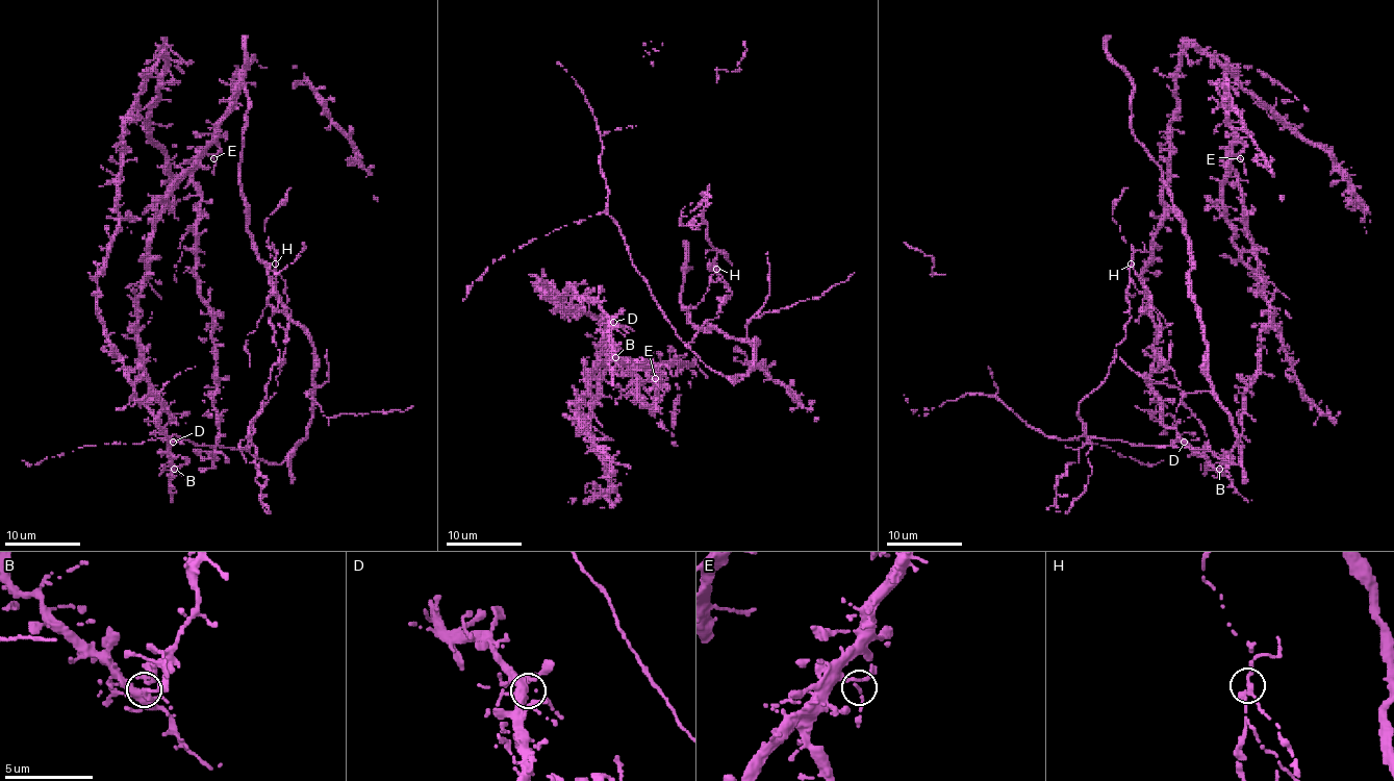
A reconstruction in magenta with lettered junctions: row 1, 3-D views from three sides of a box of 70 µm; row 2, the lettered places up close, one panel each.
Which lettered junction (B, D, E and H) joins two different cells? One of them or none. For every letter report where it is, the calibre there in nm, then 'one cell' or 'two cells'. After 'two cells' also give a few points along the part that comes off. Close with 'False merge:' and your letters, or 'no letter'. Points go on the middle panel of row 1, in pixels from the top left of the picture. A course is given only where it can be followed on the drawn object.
B: at (615, 357); 320 nm thick; one cell
D: at (613, 322); 360 nm thick; one cell
E: at (655, 378); 140 nm thick; one cell
H: at (716, 269); 170 nm thick; two cells; foreign part runs (716, 269), (709, 265), (720, 252), (702, 217), (681, 224), (707, 196), (702, 194), (711, 197)
False merge: H

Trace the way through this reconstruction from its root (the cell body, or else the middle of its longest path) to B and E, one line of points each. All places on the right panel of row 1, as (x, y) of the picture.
B: (1184, 439), (1219, 469)
E: (1184, 439), (1219, 469), (1242, 432), (1268, 322), (1231, 166), (1233, 154), (1240, 158)

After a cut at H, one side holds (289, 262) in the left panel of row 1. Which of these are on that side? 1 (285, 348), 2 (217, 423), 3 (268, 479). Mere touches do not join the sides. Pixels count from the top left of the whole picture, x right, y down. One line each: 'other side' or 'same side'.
1: same side
2: same side
3: other side

